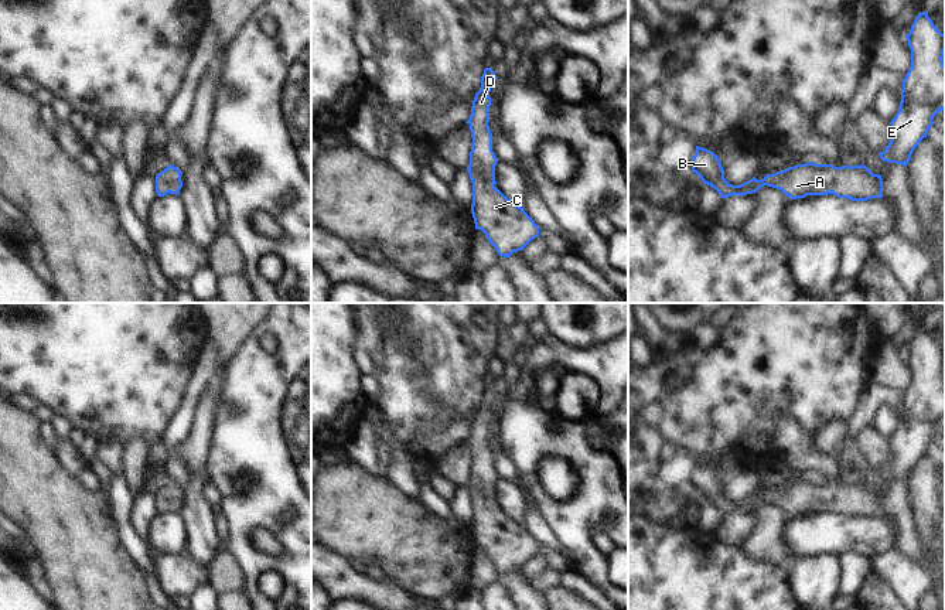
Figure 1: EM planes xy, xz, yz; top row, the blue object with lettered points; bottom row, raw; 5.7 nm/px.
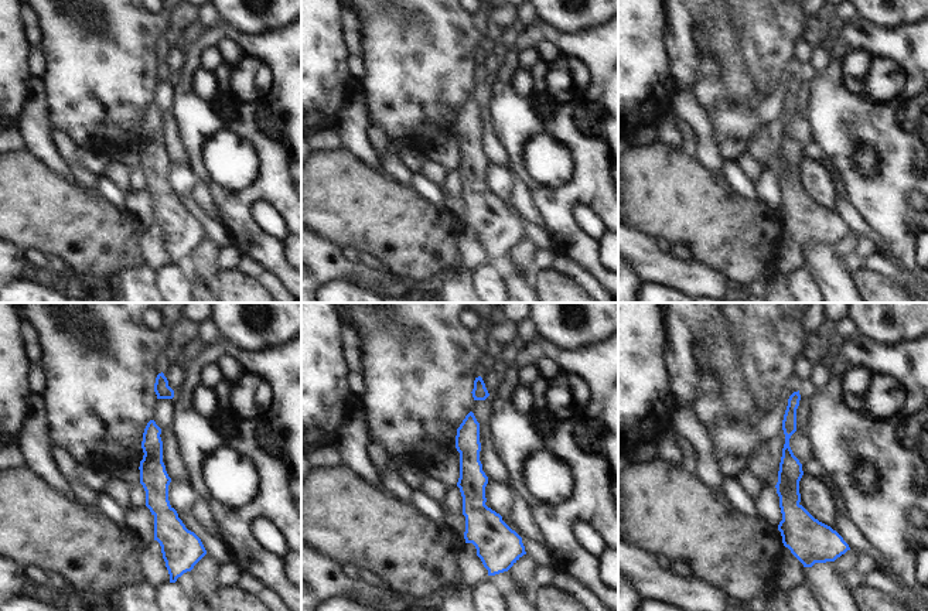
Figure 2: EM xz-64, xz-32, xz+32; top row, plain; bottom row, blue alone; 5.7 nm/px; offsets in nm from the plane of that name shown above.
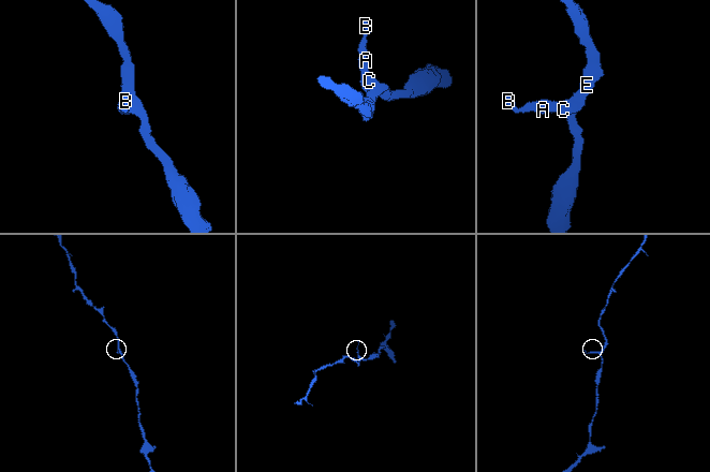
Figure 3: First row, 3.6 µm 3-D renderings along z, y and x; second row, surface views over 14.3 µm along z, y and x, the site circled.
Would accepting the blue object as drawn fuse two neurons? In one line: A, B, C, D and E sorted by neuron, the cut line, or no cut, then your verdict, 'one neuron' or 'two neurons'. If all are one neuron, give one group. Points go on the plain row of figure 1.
A B C D E | no cut | one neuron

